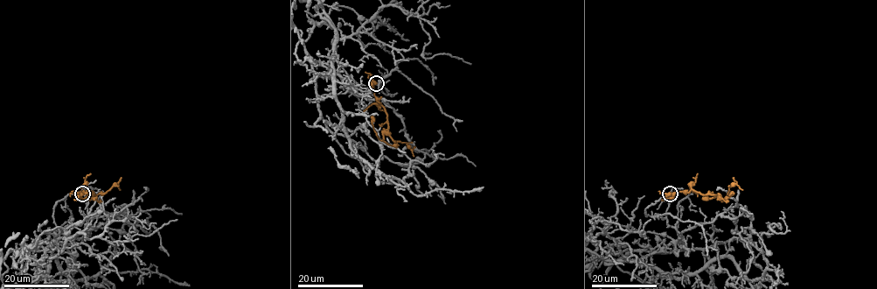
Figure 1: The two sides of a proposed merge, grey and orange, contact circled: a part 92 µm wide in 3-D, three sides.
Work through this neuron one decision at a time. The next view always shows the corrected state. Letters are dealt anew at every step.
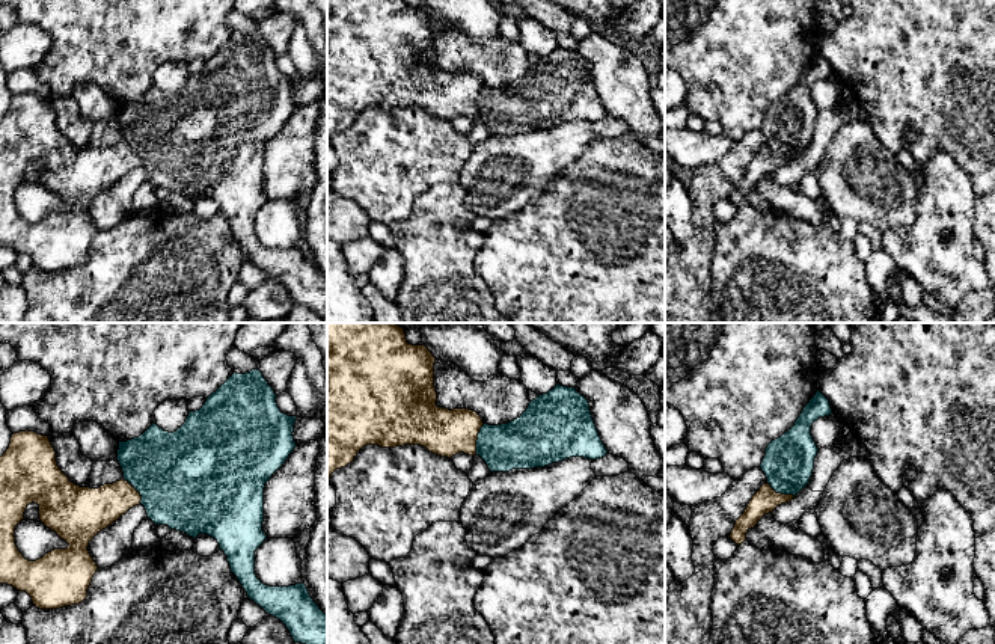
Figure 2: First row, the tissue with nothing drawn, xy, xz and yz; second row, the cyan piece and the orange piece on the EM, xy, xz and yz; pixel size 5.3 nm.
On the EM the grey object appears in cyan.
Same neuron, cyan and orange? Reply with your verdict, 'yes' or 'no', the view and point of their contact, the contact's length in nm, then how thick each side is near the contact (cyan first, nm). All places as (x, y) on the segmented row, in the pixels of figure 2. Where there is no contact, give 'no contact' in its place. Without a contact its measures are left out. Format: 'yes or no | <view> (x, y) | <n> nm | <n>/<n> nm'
no | xz (478, 439) | 170 nm | 280/240 nm

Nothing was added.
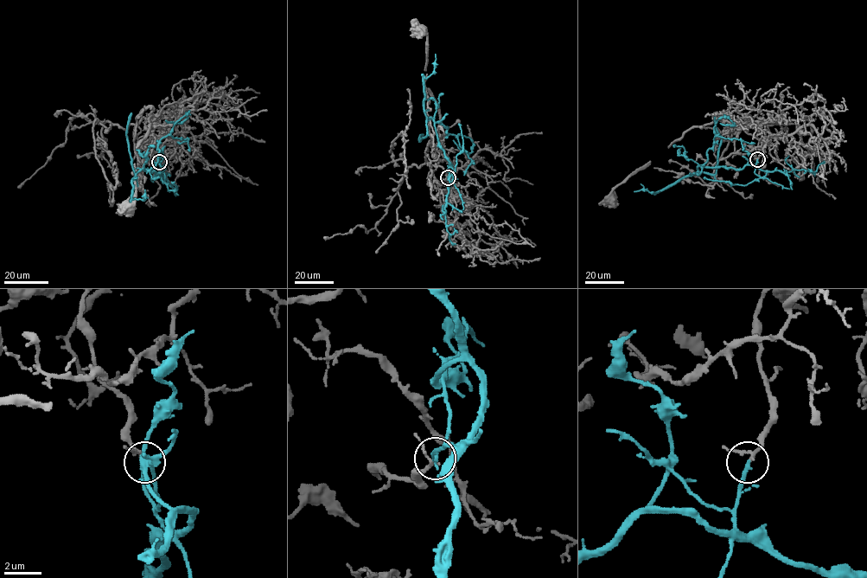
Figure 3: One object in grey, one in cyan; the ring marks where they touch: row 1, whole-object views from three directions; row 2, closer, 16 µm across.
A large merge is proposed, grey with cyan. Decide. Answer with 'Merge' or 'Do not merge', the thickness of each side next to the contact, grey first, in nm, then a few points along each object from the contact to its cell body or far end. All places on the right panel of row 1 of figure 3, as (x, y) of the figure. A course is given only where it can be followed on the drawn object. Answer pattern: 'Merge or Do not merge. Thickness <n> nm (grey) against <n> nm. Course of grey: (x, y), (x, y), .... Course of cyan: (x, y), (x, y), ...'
Do not merge. Thickness 160 nm (grey) against 220 nm. Course of grey: (757, 159), (761, 132), (771, 135), (742, 128), (740, 154), (712, 166), (713, 185), (647, 163), (609, 200). Course of cyan: (757, 159), (755, 166), (740, 169), (703, 166), (713, 147), (717, 120), (727, 117), (733, 125), (720, 123)

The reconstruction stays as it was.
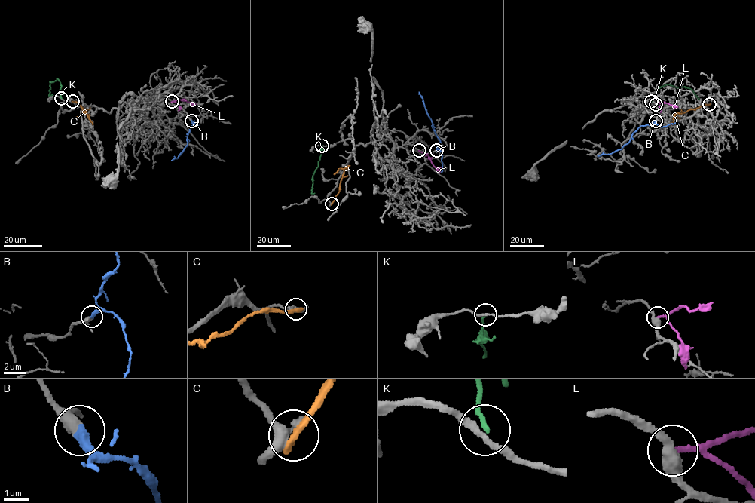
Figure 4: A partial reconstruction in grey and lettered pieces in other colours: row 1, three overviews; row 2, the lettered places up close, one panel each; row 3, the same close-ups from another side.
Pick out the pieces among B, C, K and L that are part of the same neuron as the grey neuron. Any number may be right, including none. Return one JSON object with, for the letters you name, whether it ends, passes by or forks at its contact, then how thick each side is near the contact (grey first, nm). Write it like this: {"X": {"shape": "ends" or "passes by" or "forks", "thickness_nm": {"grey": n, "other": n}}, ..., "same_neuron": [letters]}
{"B": {"shape": "ends", "thickness_nm": {"grey": 300, "other": 420}}, "same_neuron": ["B"]}

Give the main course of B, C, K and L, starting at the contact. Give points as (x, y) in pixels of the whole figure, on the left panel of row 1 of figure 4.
B: (191, 120), (196, 125), (191, 127), (187, 145), (177, 157), (172, 160)
C: (71, 101), (76, 102), (86, 111), (74, 118)
K: (61, 98), (61, 84), (56, 78), (50, 81), (49, 94), (53, 94)
L: (172, 101), (185, 99), (196, 103)

